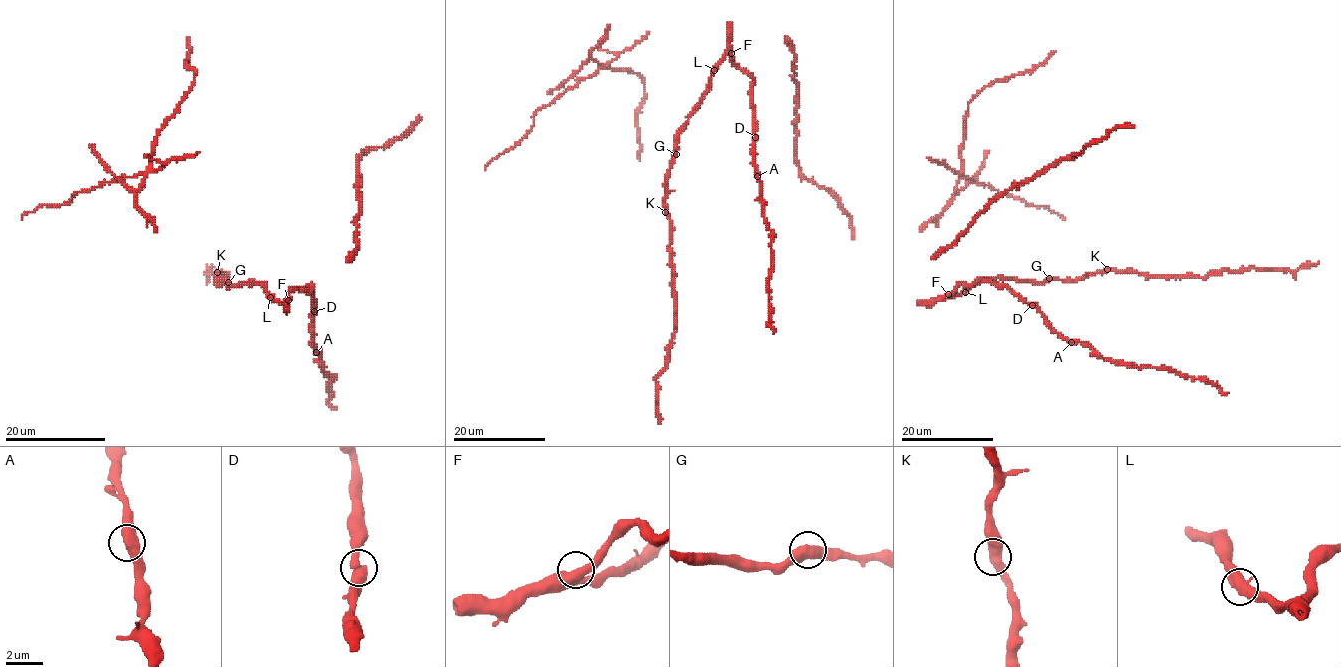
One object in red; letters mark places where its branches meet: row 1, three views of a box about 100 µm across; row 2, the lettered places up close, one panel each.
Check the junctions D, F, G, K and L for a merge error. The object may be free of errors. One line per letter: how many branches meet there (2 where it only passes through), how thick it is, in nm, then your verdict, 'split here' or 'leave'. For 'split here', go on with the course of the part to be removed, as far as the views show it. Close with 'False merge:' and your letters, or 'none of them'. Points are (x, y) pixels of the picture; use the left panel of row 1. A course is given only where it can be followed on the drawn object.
D: 2 | 550 nm | leave
F: 2 | 480 nm | leave
G: 2 | 550 nm | leave
K: 2 | 550 nm | leave
L: 2 | 550 nm | leave
False merge: none of them

